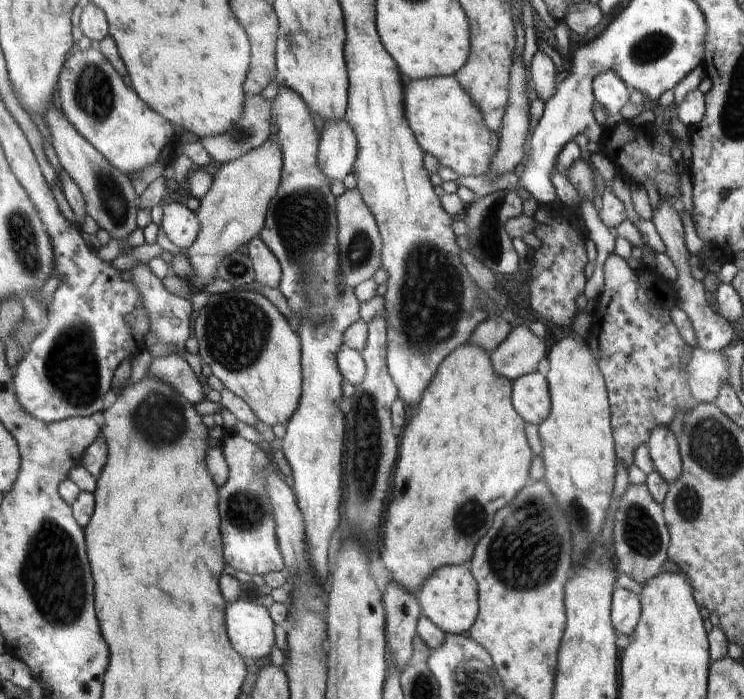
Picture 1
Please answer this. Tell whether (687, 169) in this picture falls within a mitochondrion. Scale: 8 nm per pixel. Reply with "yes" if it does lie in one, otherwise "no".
no

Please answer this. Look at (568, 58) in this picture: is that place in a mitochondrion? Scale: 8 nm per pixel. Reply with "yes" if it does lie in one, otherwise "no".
no

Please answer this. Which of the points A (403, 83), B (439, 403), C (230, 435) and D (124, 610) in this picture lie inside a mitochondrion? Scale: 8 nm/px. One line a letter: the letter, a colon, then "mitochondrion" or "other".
A: other
B: other
C: other
D: other

